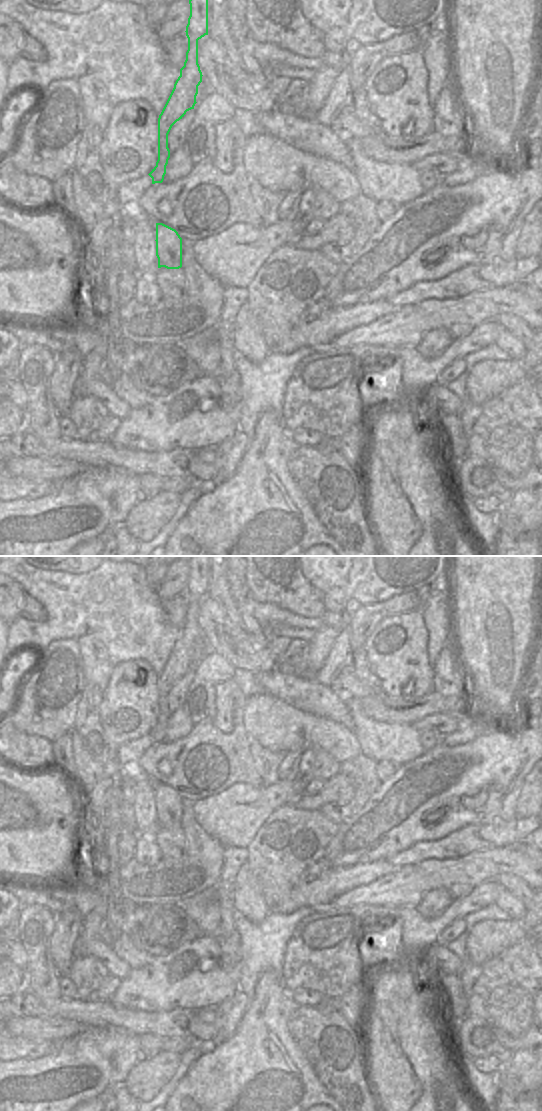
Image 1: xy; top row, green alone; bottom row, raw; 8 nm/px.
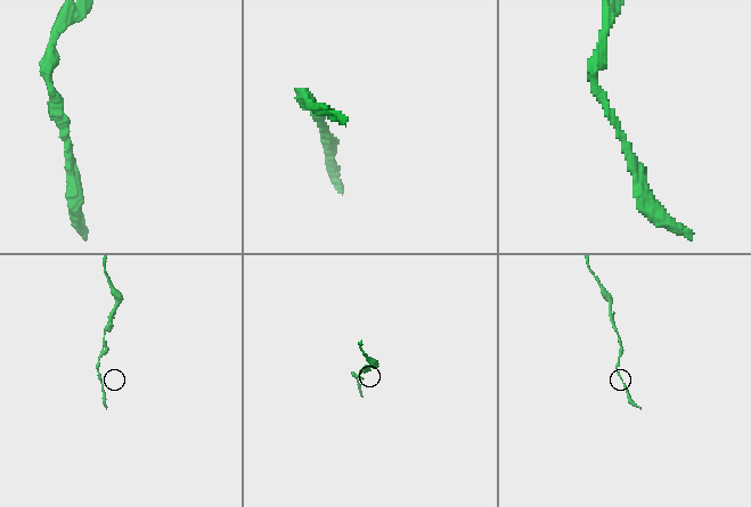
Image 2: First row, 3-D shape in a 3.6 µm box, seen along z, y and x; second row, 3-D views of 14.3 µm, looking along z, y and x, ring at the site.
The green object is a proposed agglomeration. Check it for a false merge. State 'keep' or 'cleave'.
keep

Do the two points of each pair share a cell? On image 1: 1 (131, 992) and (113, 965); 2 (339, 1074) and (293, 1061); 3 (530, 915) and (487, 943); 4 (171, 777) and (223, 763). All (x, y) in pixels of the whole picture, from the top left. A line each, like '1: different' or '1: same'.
1: different
2: different
3: same
4: same

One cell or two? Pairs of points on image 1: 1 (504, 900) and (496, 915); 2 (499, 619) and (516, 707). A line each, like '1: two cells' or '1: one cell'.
1: two cells
2: one cell

